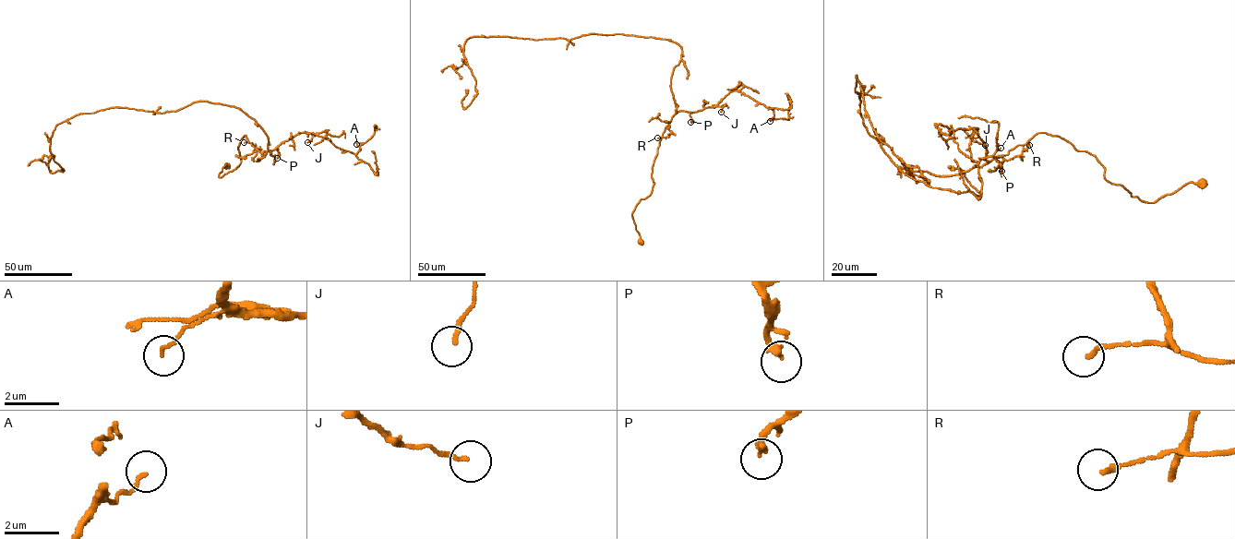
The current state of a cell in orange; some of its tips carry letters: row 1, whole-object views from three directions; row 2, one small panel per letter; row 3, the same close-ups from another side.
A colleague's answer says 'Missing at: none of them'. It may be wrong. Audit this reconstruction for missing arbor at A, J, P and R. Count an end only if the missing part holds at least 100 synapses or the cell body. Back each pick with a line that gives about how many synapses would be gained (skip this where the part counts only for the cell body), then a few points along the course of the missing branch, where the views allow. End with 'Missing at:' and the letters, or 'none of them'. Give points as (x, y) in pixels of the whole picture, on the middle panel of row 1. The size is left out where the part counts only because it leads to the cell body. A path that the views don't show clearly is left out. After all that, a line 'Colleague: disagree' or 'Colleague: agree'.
Missing at: none of them
Colleague: agree

